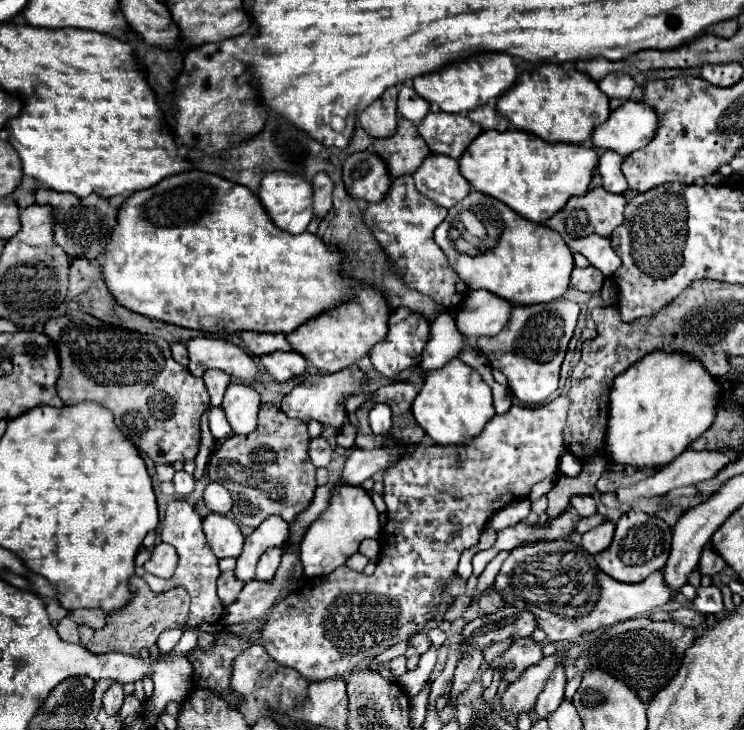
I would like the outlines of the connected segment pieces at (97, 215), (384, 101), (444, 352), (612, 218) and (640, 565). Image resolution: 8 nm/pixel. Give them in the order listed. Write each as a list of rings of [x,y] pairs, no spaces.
[[[36,190],[36,204],[46,204],[52,210],[52,228],[54,228],[54,242],[70,256],[70,258],[86,258],[96,260],[102,258],[106,246],[110,244],[112,230],[116,228],[118,208],[112,206],[106,198],[98,194],[90,194],[86,198],[68,194],[68,192],[54,192],[54,190]]]
[[[392,86],[364,112],[360,112],[358,120],[372,138],[390,138],[392,134],[396,134],[396,120],[398,120],[396,100],[398,90]]]
[[[444,312],[436,316],[436,320],[432,322],[430,340],[422,352],[420,366],[426,372],[440,370],[450,360],[460,358],[464,348],[466,348],[466,338],[458,332],[454,324],[454,316],[450,312]]]
[[[598,186],[590,192],[586,192],[584,196],[572,196],[566,202],[566,206],[546,222],[546,226],[560,232],[566,242],[570,242],[578,236],[588,236],[590,232],[596,232],[596,234],[608,238],[614,232],[614,228],[618,228],[624,222],[624,208],[626,208],[624,196],[606,192],[602,186]]]
[[[626,512],[616,522],[616,532],[612,544],[596,554],[596,564],[602,572],[620,582],[642,582],[652,572],[660,570],[670,554],[672,528],[658,516],[644,512]]]

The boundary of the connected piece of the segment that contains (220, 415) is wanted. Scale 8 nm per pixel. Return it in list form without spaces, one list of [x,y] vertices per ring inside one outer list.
[[[220,408],[210,410],[210,430],[212,430],[212,434],[214,434],[218,440],[224,440],[224,438],[228,438],[228,436],[232,434],[230,424],[228,424],[228,420],[224,418],[224,412],[222,412]]]

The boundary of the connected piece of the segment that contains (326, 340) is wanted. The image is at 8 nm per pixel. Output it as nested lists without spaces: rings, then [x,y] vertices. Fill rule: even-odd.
[[[354,282],[354,298],[348,304],[332,308],[318,318],[312,318],[304,326],[296,328],[286,340],[292,344],[292,350],[302,354],[322,372],[340,372],[356,364],[362,356],[370,352],[374,344],[386,338],[390,308],[386,306],[384,296],[372,286]]]

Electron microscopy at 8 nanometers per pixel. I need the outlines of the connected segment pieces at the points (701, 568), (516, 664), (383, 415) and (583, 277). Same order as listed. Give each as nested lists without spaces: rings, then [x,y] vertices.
[[[706,546],[704,552],[702,552],[702,556],[700,556],[700,562],[698,562],[696,570],[700,572],[700,576],[714,578],[718,572],[722,572],[724,566],[726,566],[726,562],[718,554],[714,554],[710,546]]]
[[[520,638],[514,640],[512,646],[502,654],[498,668],[502,670],[502,678],[506,682],[514,682],[526,668],[538,664],[540,660],[542,660],[542,644],[534,642],[532,638]]]
[[[376,404],[370,412],[370,428],[374,434],[378,436],[384,436],[388,434],[392,426],[392,414],[390,414],[390,408],[386,404]]]
[[[594,266],[588,268],[574,268],[572,270],[572,286],[582,292],[596,292],[604,284],[604,274]]]

